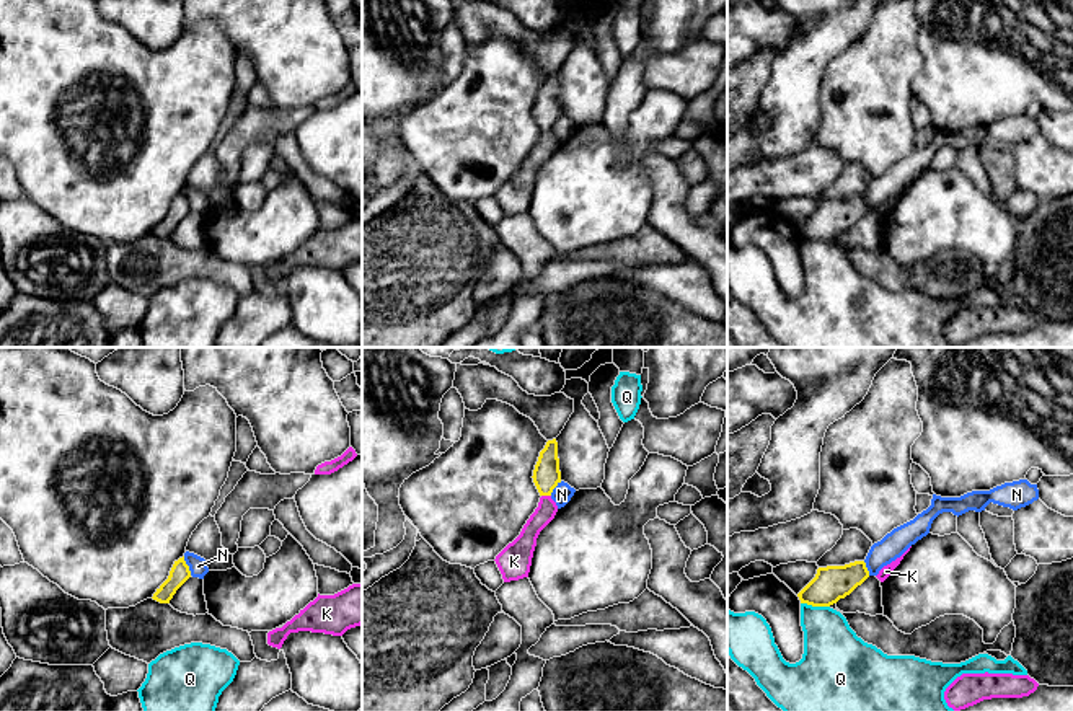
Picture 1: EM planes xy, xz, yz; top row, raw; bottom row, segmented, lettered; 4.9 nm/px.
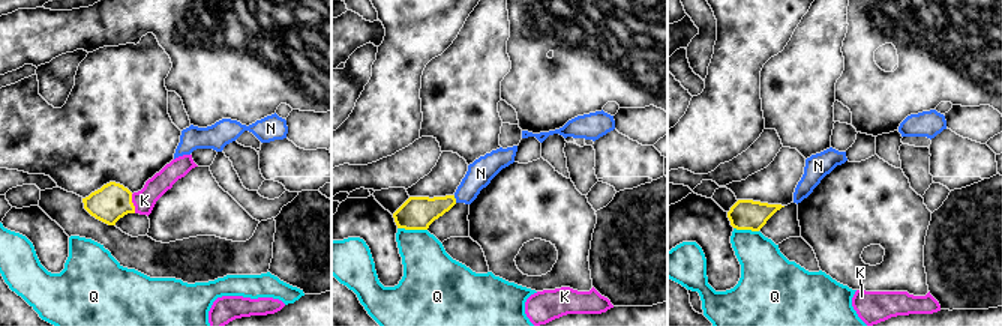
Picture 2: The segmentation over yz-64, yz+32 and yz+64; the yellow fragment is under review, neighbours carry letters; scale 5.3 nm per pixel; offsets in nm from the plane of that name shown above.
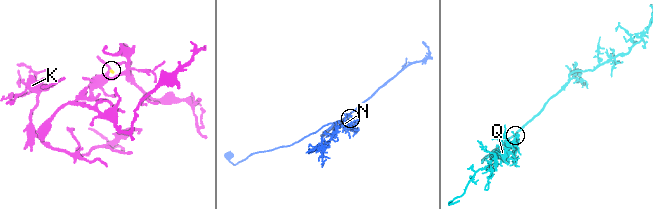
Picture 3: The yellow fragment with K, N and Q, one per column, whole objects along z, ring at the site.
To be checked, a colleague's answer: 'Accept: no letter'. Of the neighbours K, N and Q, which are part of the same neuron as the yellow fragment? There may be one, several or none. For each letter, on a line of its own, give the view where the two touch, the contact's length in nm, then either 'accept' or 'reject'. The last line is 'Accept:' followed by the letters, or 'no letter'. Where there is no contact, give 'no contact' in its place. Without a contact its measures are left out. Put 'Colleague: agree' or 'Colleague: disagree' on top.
Colleague: disagree
K: xz | 50 nm | accept
N: xy | 100 nm | reject
Q: yz | 150 nm | reject
Accept: K

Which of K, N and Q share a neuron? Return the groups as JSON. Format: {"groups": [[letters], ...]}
{"groups": [["K"], ["N"], ["Q"]]}

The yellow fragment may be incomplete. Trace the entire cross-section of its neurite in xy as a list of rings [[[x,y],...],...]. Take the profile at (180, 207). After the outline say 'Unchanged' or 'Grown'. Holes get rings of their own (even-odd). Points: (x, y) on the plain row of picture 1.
[[[184,191],[174,196],[168,214],[157,223],[153,235],[160,238],[170,238],[176,225],[191,212],[189,201],[184,196]]]. Unchanged

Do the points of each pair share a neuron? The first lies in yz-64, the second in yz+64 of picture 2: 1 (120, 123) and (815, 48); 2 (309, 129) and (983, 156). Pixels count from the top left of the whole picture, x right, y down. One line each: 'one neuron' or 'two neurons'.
1: one neuron
2: two neurons

